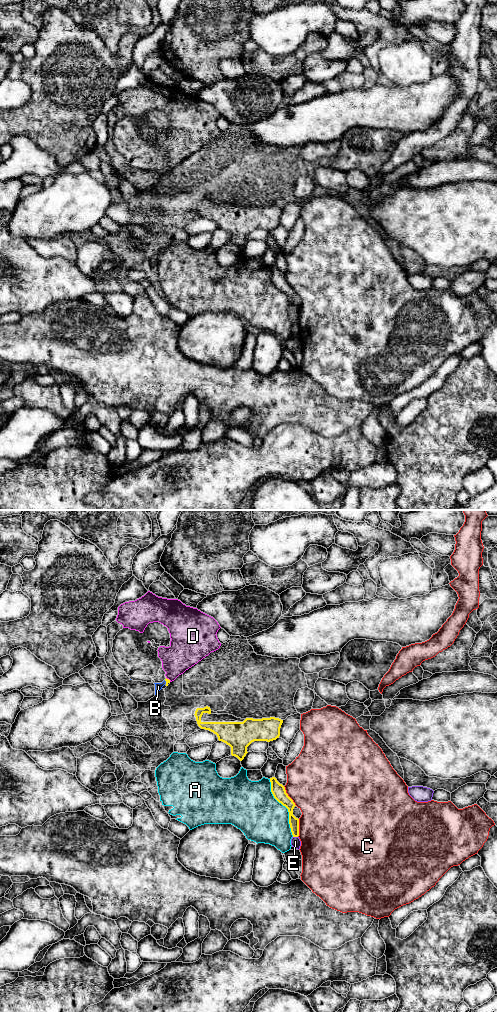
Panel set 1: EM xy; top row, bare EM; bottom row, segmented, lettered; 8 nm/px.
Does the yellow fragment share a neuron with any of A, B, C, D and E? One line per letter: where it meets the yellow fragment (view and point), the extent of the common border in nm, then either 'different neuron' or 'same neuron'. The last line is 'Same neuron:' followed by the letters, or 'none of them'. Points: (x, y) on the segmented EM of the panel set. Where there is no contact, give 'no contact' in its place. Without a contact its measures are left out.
A: meets yellow in xy at (285, 806); contact 500 nm long; different neuron
B: meets yellow in xy at (166, 682); contact 40 nm long; different neuron
C: meets yellow in xy at (288, 796); contact 190 nm long; different neuron
D: meets yellow in xy at (168, 679); contact 50 nm long; different neuron
E: meets yellow in xy at (295, 836); contact 40 nm long; different neuron
Same neuron: none of them

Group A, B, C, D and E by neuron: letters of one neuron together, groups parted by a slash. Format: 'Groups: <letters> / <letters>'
Groups: A / B D / C / E

